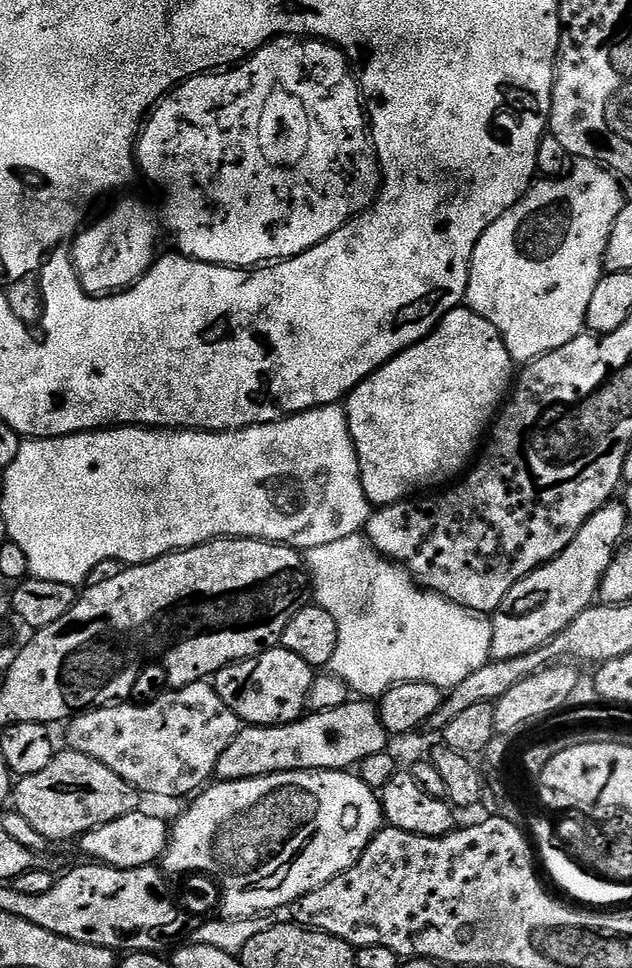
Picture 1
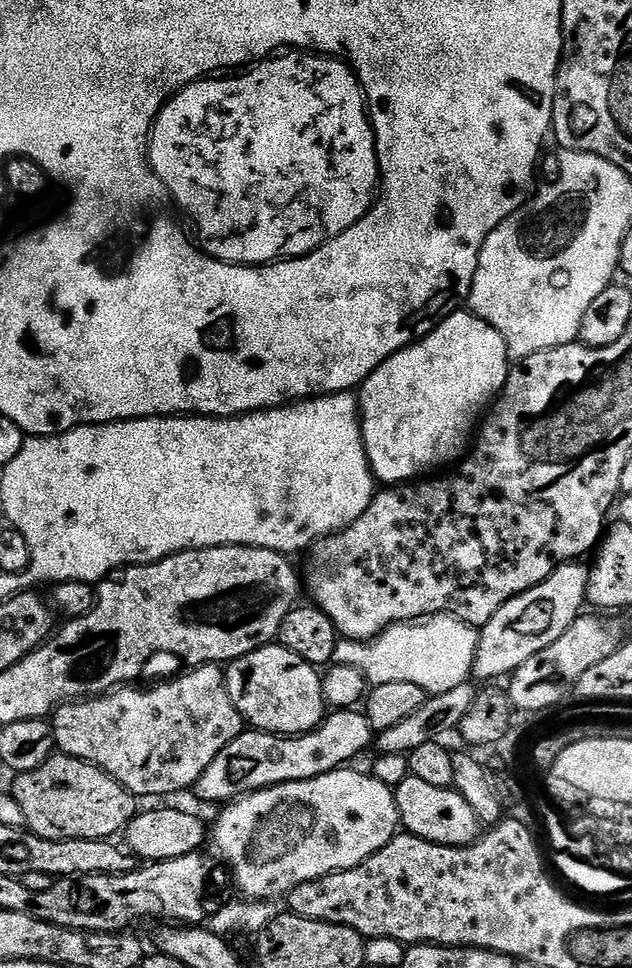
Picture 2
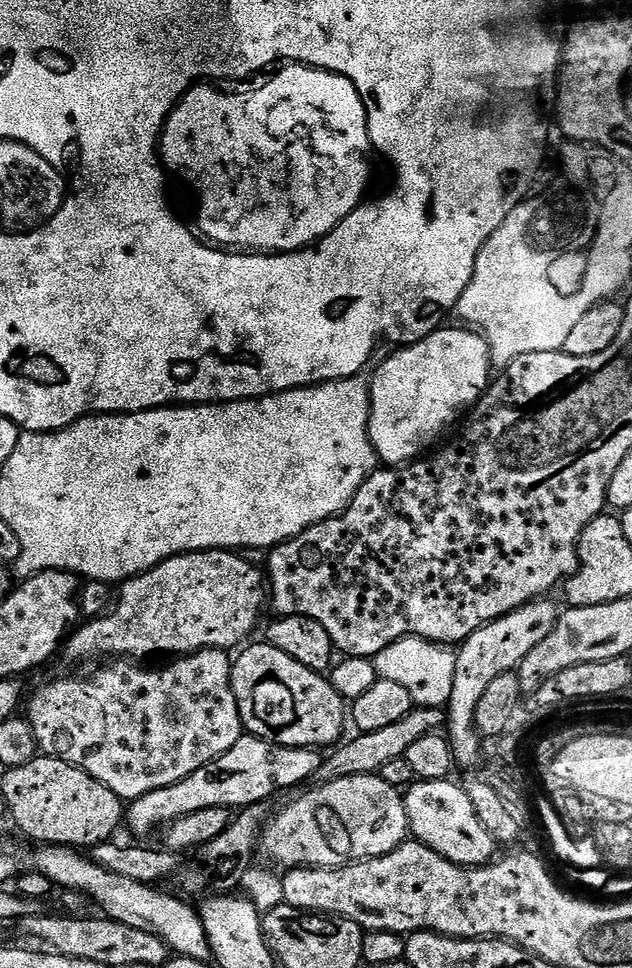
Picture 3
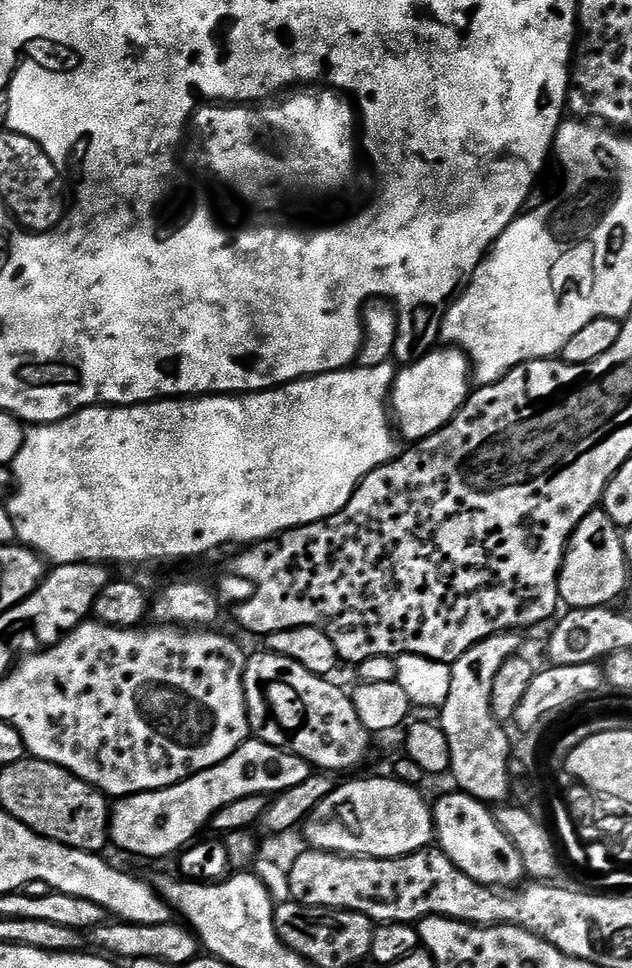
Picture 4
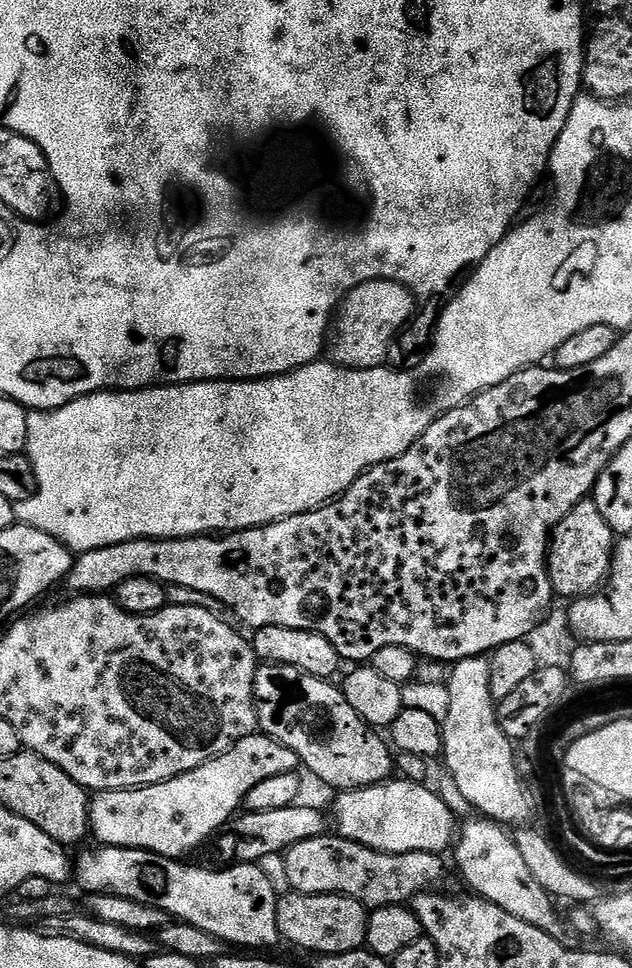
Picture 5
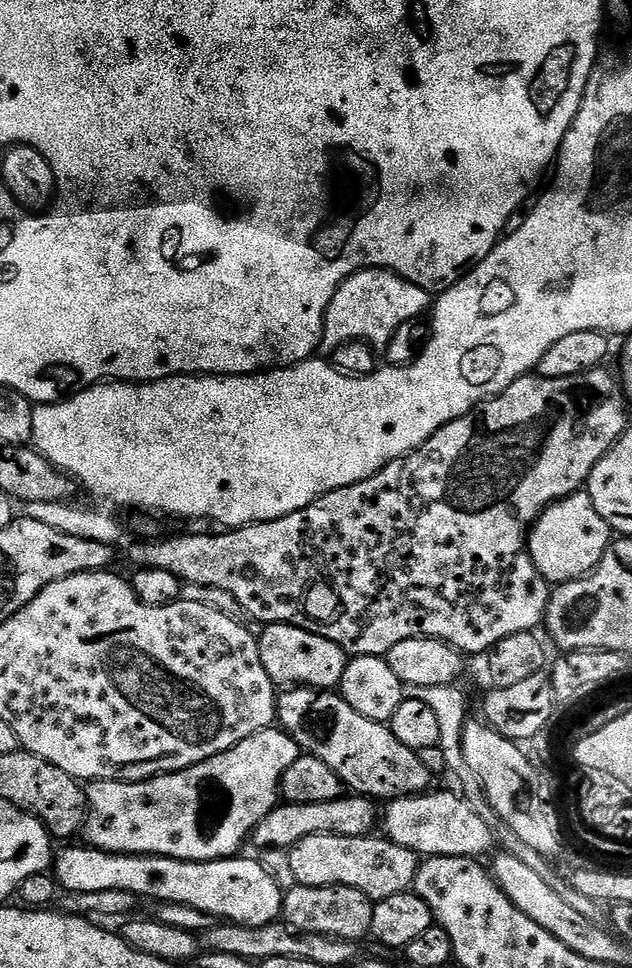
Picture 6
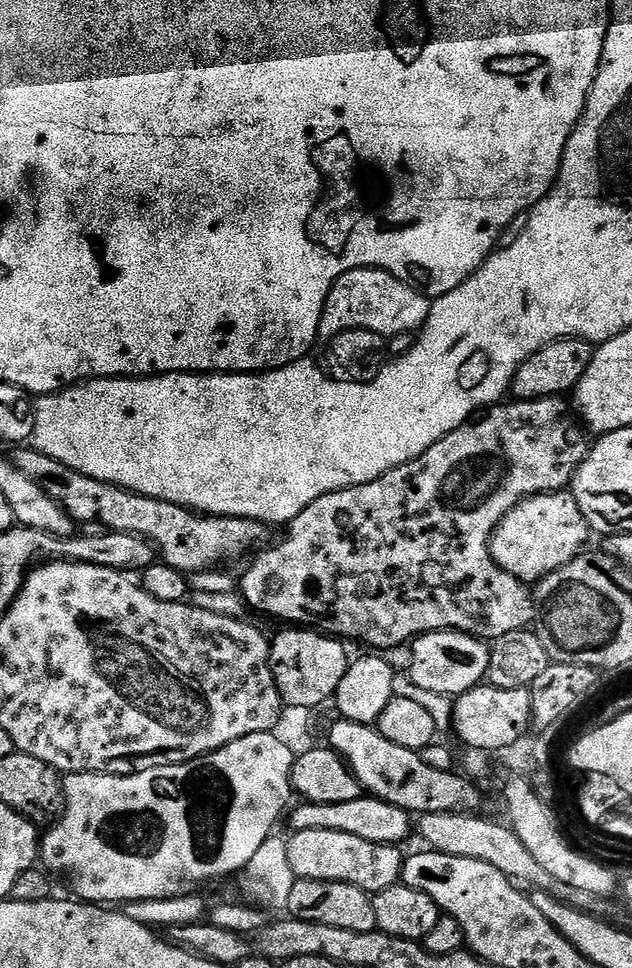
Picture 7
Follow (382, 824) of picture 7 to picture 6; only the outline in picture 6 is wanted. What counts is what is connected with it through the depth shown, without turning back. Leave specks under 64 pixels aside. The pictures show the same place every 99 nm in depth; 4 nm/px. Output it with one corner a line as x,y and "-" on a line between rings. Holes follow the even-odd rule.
345,794
330,802
314,802
313,804
281,803
273,812
266,814
262,822
252,831
250,844
256,850
266,848
290,849
302,838
310,838
314,834
338,834
346,838
367,836
378,824
378,808
369,797

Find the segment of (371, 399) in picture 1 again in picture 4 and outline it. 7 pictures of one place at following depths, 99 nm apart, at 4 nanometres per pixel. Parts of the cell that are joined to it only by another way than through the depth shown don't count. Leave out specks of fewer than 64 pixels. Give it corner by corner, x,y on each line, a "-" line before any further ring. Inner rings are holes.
439,346
433,352
428,352
425,356
417,355
411,362
405,363
401,372
395,373
392,381
392,391
390,393
390,416
394,421
394,428
401,437
408,439
408,442
415,442
442,430
454,414
465,404
470,395
470,365
468,355
460,349
451,346

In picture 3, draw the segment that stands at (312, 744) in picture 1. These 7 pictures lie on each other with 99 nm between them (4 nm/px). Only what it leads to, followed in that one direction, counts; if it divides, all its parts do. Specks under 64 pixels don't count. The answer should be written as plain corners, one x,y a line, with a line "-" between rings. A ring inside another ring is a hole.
244,734
237,744
226,750
226,754
222,754
190,778
131,801
126,808
126,824
138,835
148,836
155,828
163,829
172,821
198,810
243,810
250,804
263,804
271,801
271,796
283,788
296,788
303,780
311,781
321,761
322,756
317,749
283,748
269,740

